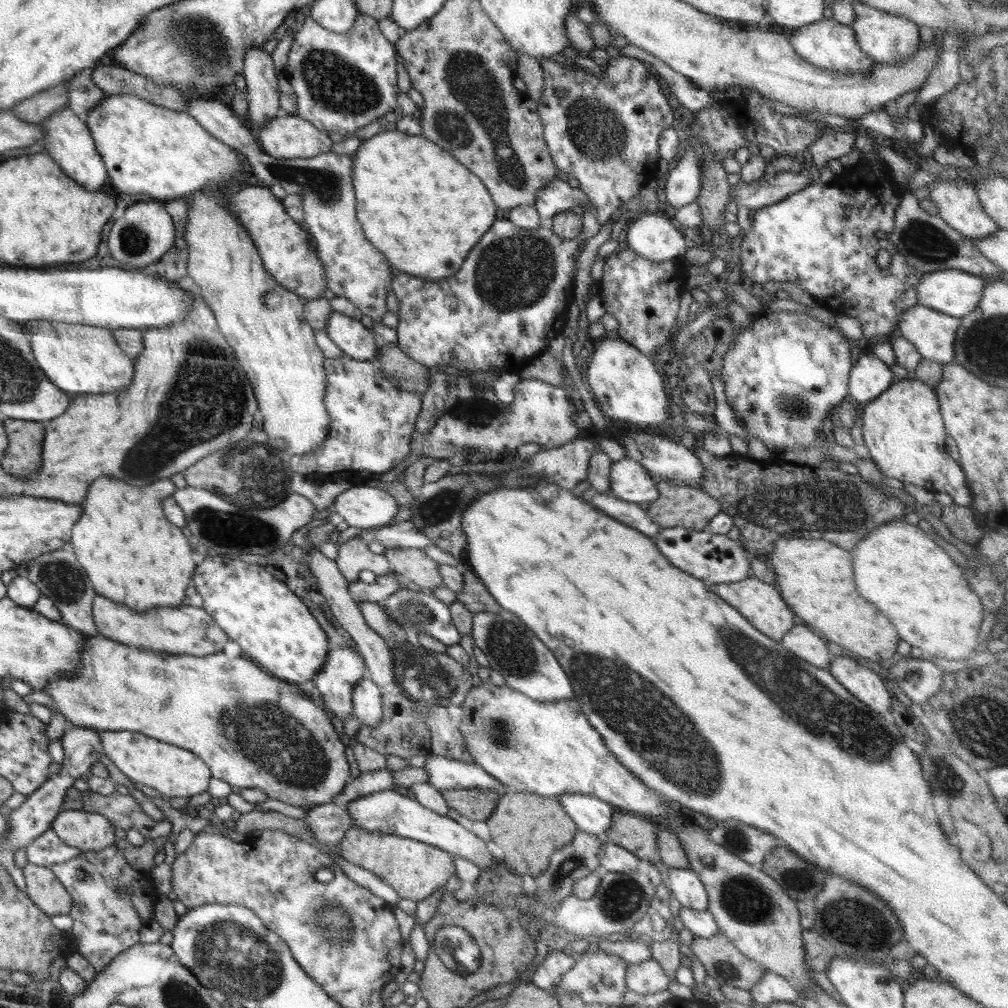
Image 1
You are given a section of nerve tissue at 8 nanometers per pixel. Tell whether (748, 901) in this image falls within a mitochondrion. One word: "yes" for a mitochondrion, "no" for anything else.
yes

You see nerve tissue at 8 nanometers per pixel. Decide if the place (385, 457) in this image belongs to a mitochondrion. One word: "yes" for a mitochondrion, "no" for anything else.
no

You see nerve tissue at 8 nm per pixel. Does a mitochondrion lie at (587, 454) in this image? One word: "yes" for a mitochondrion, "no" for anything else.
no

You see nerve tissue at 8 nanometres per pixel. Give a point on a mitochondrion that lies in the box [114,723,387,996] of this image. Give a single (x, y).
(332, 923)

